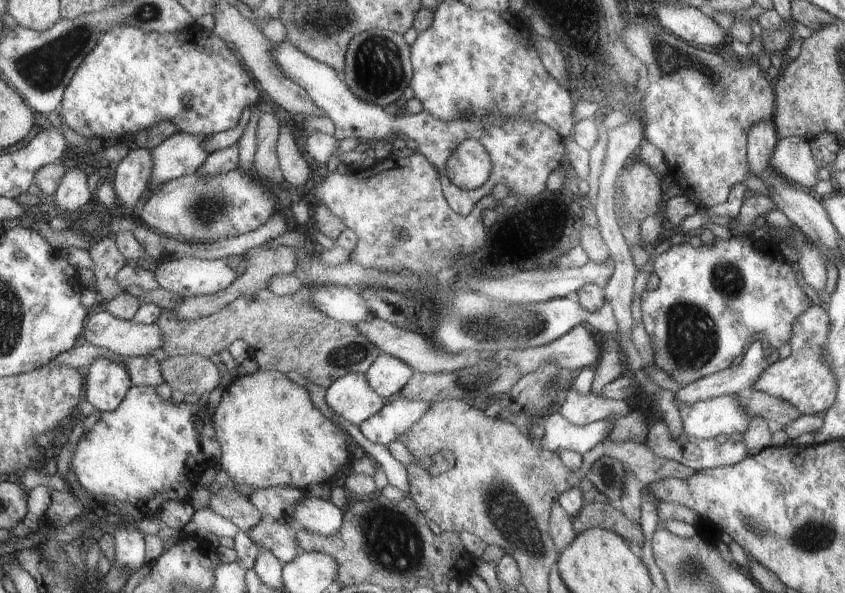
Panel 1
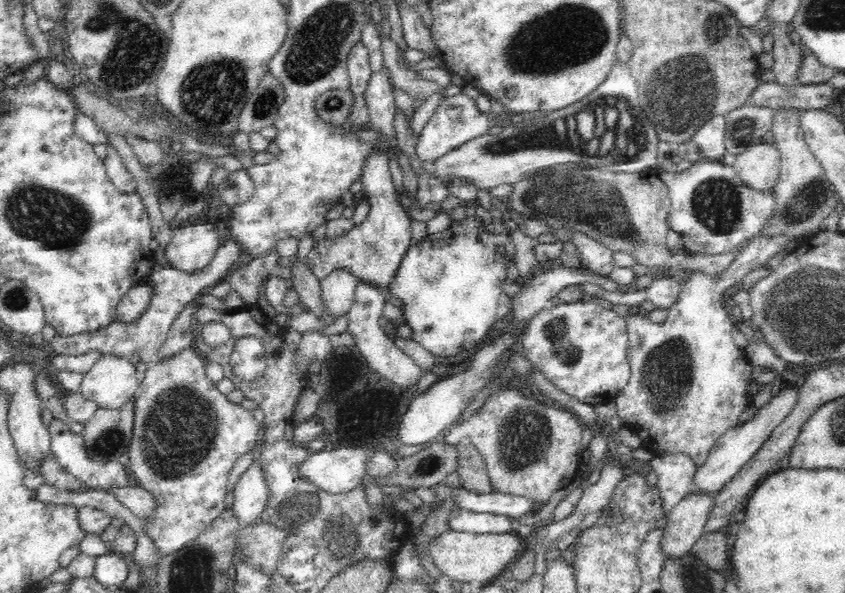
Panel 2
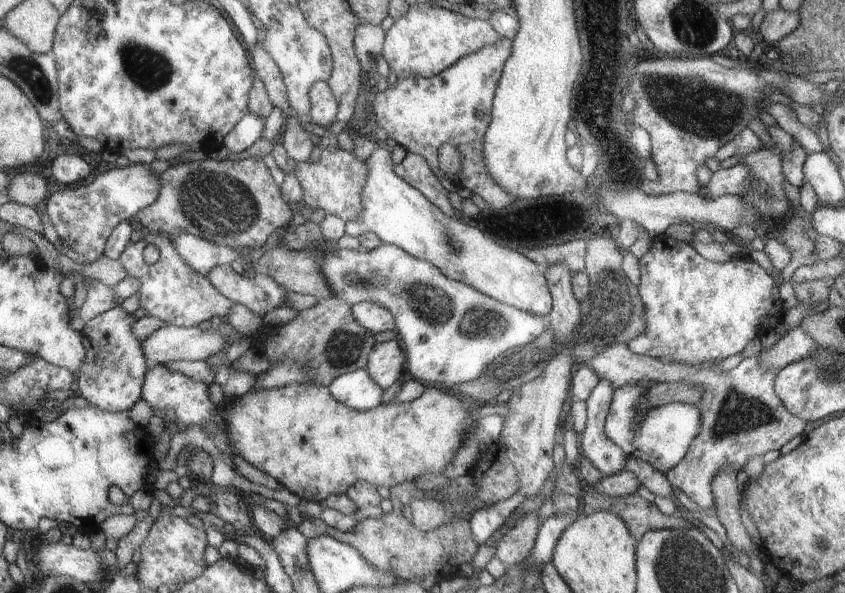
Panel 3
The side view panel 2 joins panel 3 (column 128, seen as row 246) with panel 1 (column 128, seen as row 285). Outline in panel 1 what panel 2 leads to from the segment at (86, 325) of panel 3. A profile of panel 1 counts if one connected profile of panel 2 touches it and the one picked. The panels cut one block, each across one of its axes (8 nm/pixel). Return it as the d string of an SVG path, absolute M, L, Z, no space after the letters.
M117 357L110 360L96 358L86 371L88 372L86 400L96 411L116 410L132 387L126 366L122 362L118 364Z

